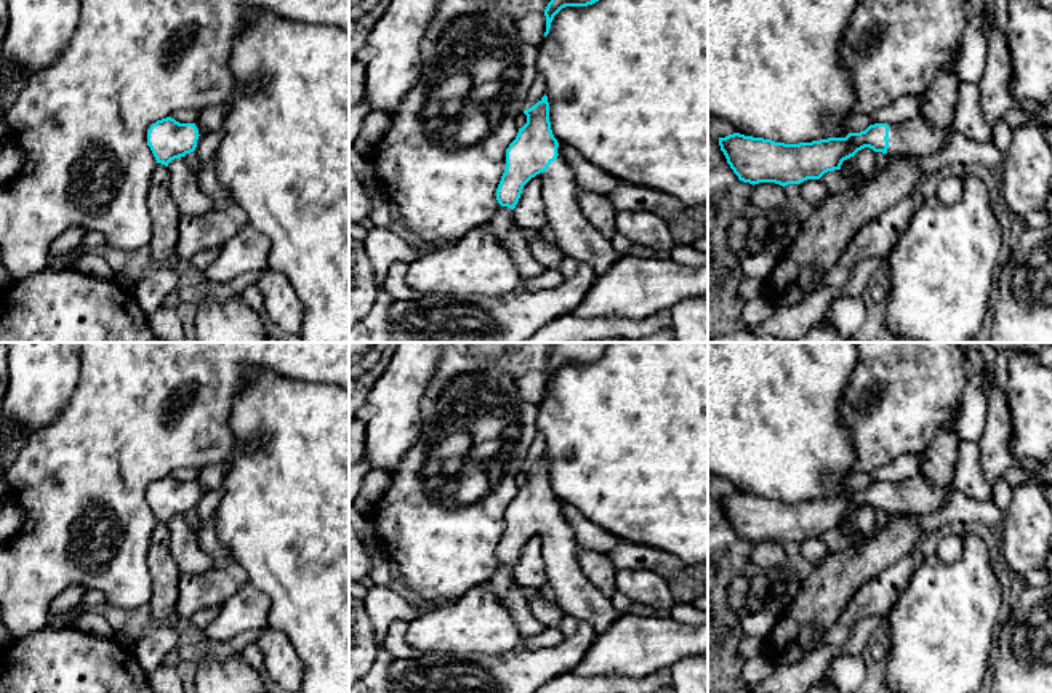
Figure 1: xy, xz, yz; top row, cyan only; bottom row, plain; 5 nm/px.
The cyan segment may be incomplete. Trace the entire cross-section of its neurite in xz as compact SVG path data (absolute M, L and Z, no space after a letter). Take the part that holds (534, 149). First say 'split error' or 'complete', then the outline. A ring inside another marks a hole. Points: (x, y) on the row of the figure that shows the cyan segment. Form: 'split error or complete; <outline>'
split error; M548 96L524 114L527 123L506 149L506 170L496 189L496 200L501 206L514 210L524 186L536 176L557 246L568 258L589 264L597 275L604 274L620 254L578 206L580 187L552 134Z

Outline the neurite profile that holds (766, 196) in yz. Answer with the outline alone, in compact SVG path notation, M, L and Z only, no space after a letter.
M759 182L753 186L748 203L765 213L786 206L788 197L783 186L775 182Z

